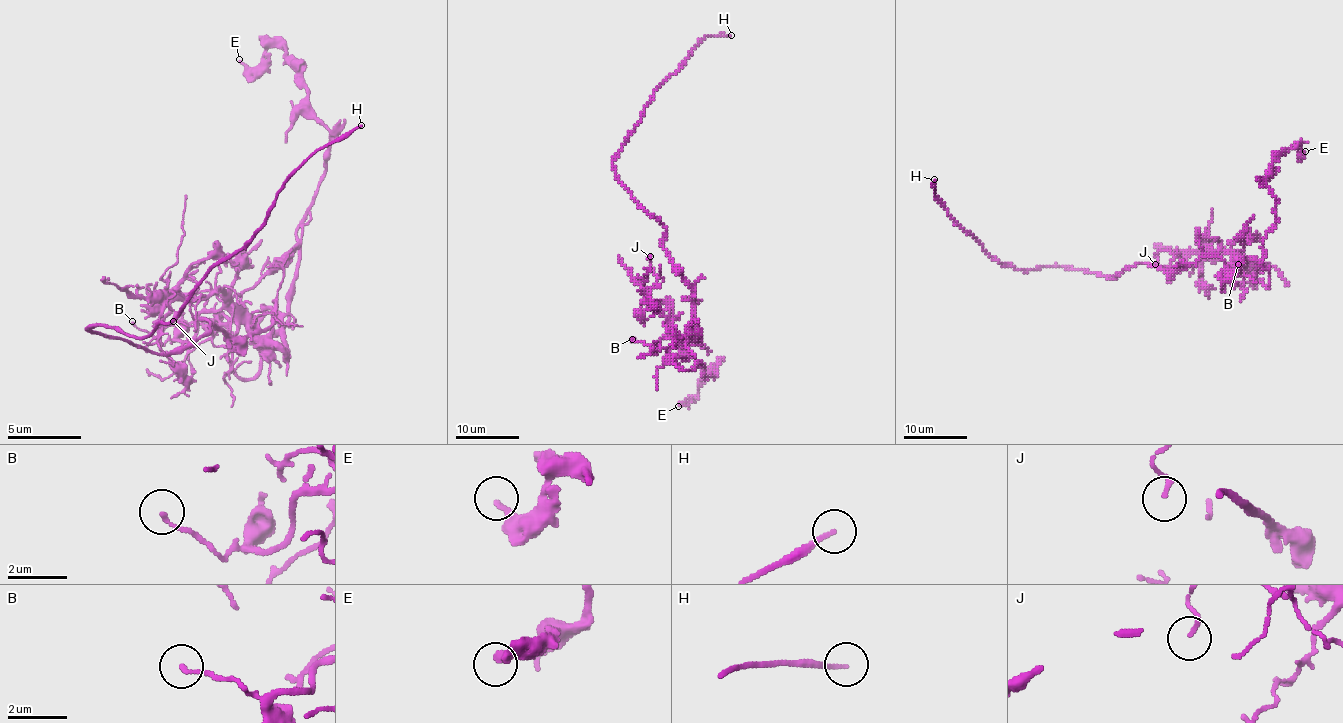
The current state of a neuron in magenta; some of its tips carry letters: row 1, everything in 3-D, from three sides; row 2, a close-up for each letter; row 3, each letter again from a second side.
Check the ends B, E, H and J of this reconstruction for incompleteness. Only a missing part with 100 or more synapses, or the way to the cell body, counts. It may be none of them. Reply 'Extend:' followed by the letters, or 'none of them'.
Extend: H

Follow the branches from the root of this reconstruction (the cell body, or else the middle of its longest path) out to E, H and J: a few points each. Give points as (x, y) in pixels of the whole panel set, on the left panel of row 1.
E: (239, 336), (276, 303), (265, 336), (221, 321), (250, 377), (287, 321), (328, 147), (287, 55), (239, 59)
H: (239, 336), (202, 318), (202, 336), (154, 355), (88, 329), (165, 325), (276, 192), (361, 125)
J: (239, 336), (276, 303), (265, 336), (221, 292), (180, 295), (162, 325), (195, 321), (173, 292), (173, 321)

